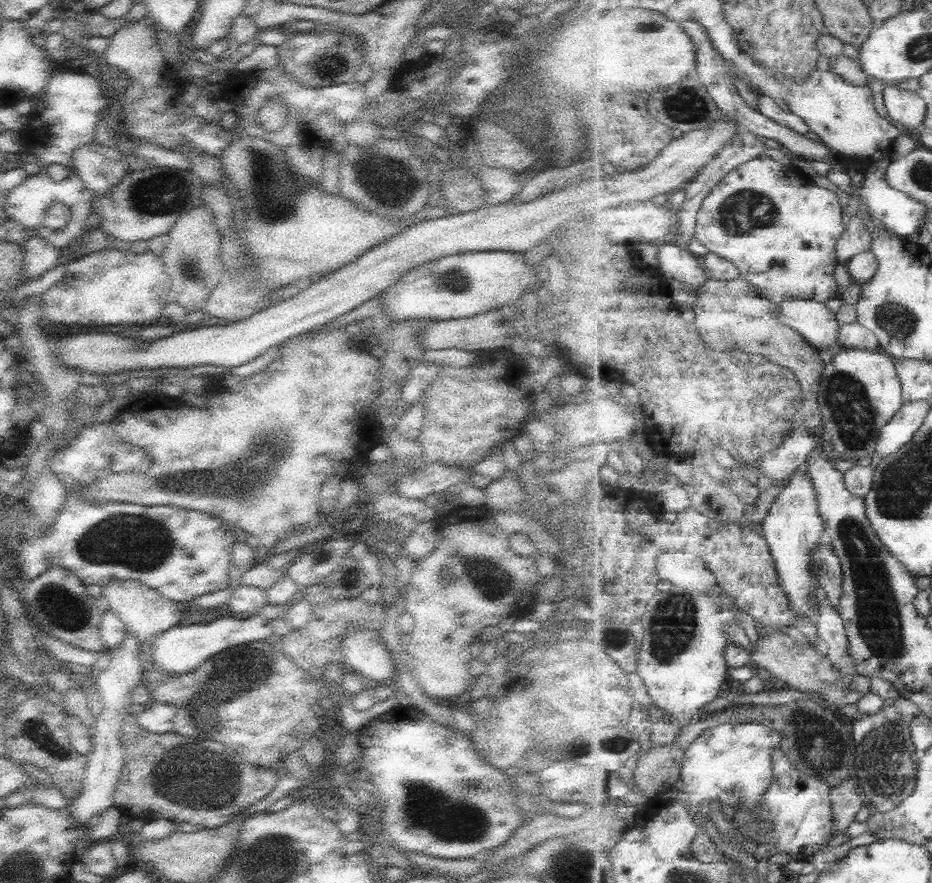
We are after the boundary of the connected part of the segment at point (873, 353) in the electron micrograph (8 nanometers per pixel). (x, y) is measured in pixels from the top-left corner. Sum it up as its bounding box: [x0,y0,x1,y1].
[818,349,904,465]

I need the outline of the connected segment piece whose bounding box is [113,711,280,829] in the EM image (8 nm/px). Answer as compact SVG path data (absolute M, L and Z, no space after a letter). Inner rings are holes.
M134 711L127 713L120 726L120 744L124 754L124 764L113 792L114 806L121 816L128 820L138 819L144 824L157 819L167 819L175 823L191 823L205 829L217 828L229 821L233 815L249 808L265 798L279 780L279 773L273 769L253 767L241 761L239 755L225 745L180 736L174 731L151 734L136 719Z

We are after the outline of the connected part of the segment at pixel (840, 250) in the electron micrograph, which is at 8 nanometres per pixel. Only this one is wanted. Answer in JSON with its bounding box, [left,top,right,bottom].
[837,216,872,266]

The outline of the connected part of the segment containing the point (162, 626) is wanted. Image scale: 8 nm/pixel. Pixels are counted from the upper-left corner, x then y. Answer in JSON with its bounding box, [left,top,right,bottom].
[100,579,183,642]

